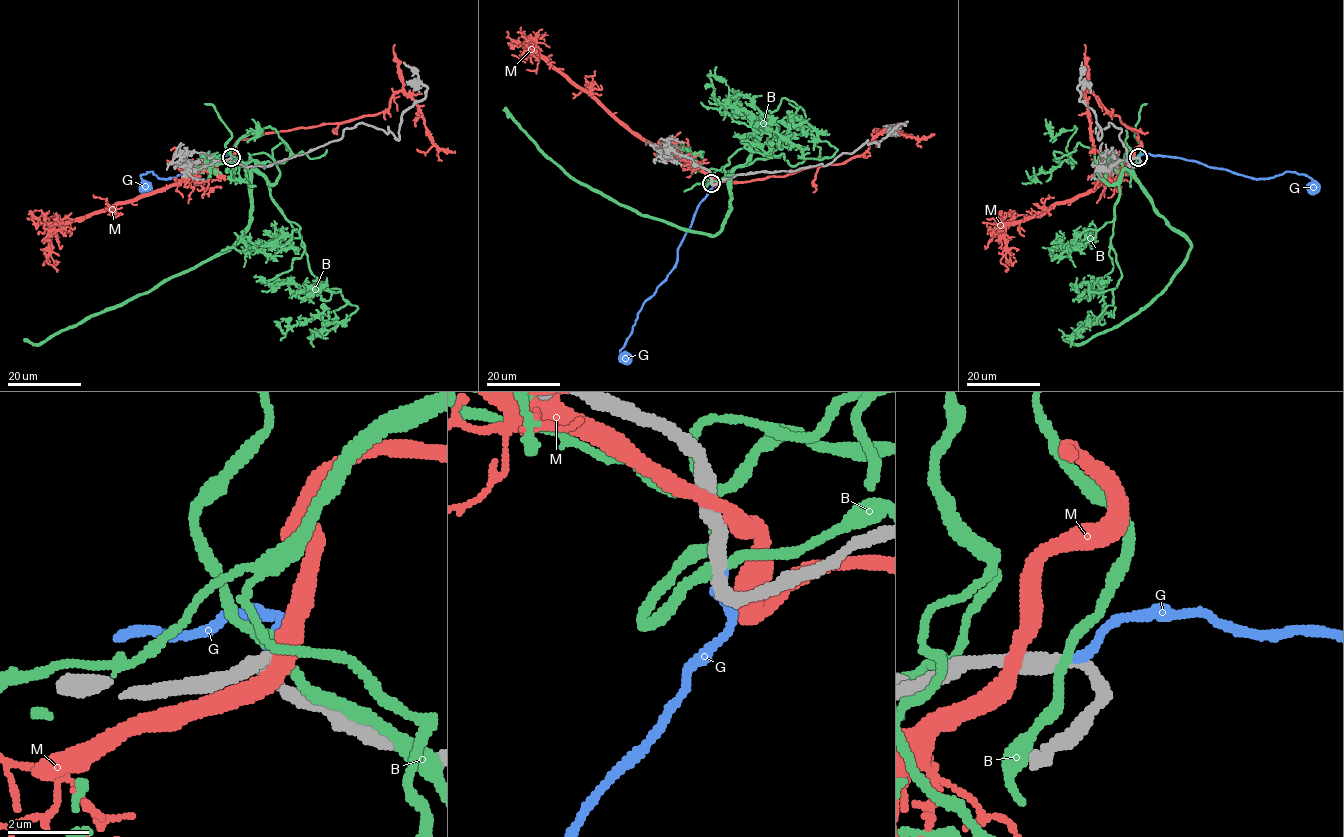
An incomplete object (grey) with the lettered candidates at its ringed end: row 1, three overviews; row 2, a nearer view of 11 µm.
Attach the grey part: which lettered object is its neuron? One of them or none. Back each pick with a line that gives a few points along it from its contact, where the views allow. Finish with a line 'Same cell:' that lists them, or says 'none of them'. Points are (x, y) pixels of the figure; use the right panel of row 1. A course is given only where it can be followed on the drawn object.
G: it runs (1137, 157), (1145, 153), (1180, 157), (1254, 178), (1268, 178), (1289, 171), (1304, 174), (1310, 178), (1313, 187)
Same cell: G

